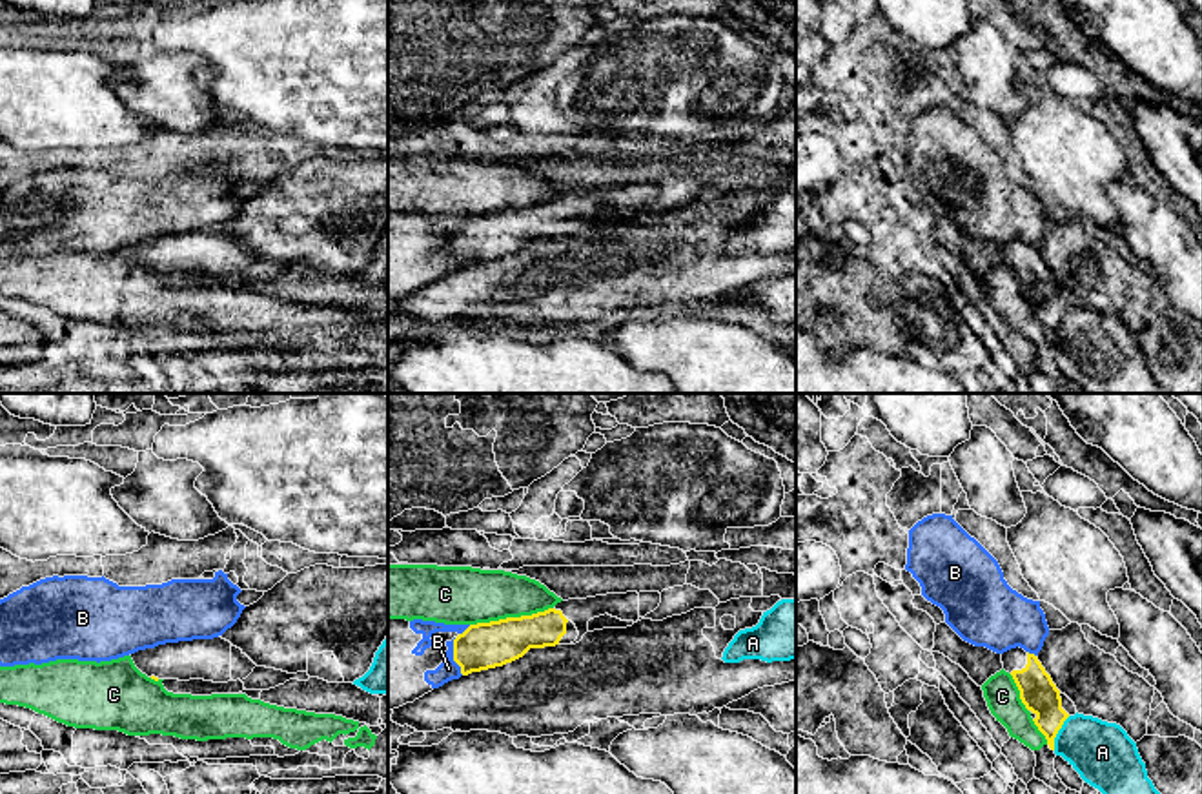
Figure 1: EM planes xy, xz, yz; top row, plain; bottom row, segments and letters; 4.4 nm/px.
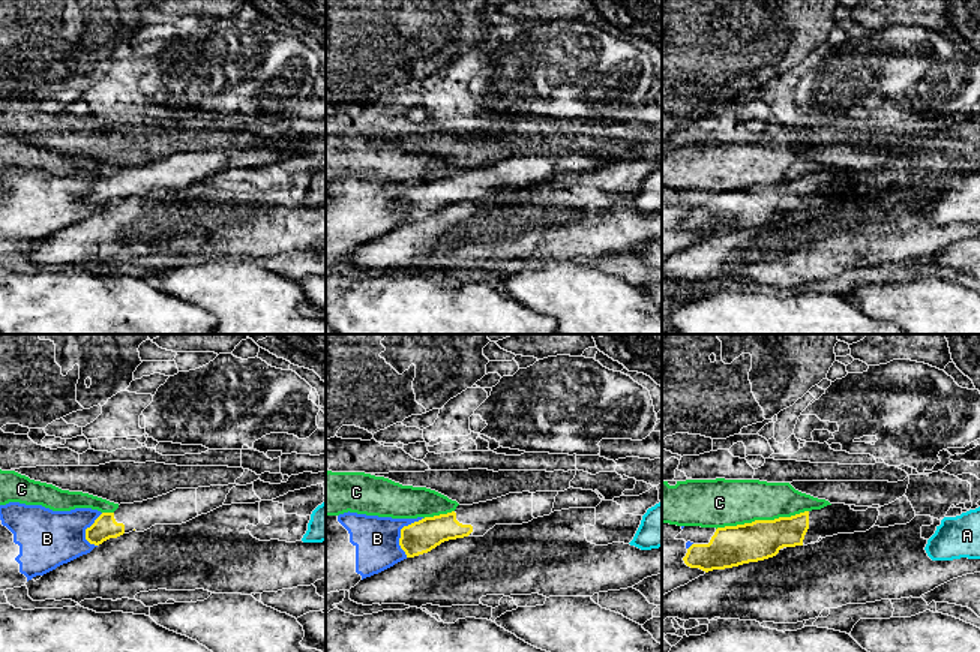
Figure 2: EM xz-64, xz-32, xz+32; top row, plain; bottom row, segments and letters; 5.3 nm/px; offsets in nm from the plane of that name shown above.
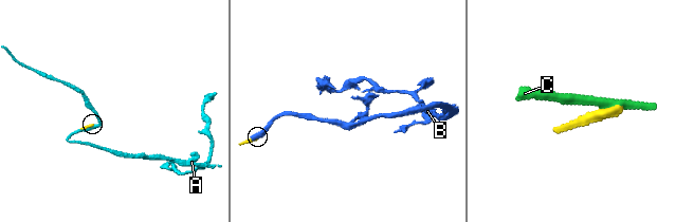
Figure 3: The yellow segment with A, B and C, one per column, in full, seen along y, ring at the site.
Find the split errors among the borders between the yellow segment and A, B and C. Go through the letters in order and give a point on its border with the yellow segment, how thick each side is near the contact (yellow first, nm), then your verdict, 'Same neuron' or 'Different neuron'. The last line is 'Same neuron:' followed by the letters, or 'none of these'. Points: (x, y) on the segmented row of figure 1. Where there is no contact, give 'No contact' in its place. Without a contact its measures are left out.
A: Touches yellow at yz (1057, 732). Thickness 160 nm (yellow) against 280 nm. Different neuron
B: Touches yellow at xz (454, 656). Thickness 200 nm (yellow) against 90 nm. Different neuron
C: Touches yellow at xz (510, 618). Thickness 200 nm (yellow) against 260 nm. Different neuron
Same neuron: none of these

